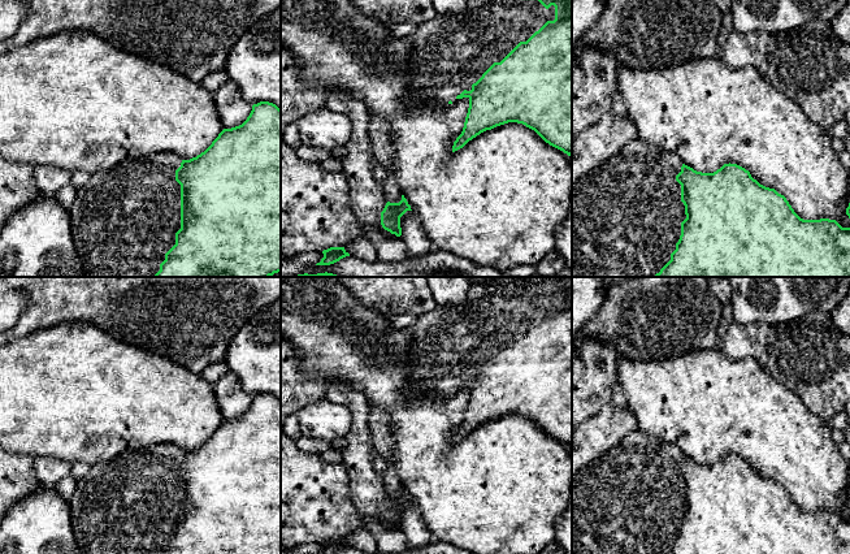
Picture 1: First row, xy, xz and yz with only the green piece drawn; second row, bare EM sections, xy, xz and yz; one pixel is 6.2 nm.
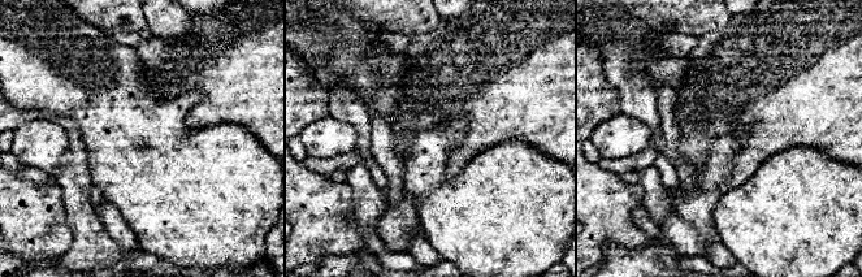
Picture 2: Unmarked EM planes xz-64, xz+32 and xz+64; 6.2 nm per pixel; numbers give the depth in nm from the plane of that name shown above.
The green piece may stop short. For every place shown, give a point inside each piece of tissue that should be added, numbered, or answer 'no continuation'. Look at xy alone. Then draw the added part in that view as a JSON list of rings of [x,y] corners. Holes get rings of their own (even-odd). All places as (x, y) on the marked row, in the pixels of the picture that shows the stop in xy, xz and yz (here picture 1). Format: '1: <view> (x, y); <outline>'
1: xy (124, 220); [[[162,152],[123,161],[110,169],[90,174],[87,183],[77,190],[74,204],[69,209],[70,233],[87,277],[153,277],[160,270],[160,264],[165,260],[165,254],[175,244],[175,233],[181,229],[181,185],[175,181],[175,170],[183,160],[186,159]]]

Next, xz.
1: xz (450, 53); [[[468,0],[467,9],[459,16],[439,14],[428,22],[416,25],[406,36],[412,44],[409,61],[409,94],[407,100],[417,109],[456,101],[464,90],[470,91],[482,74],[494,64],[500,62],[520,42],[526,42],[547,21],[555,20],[555,7],[546,9],[538,0]]]

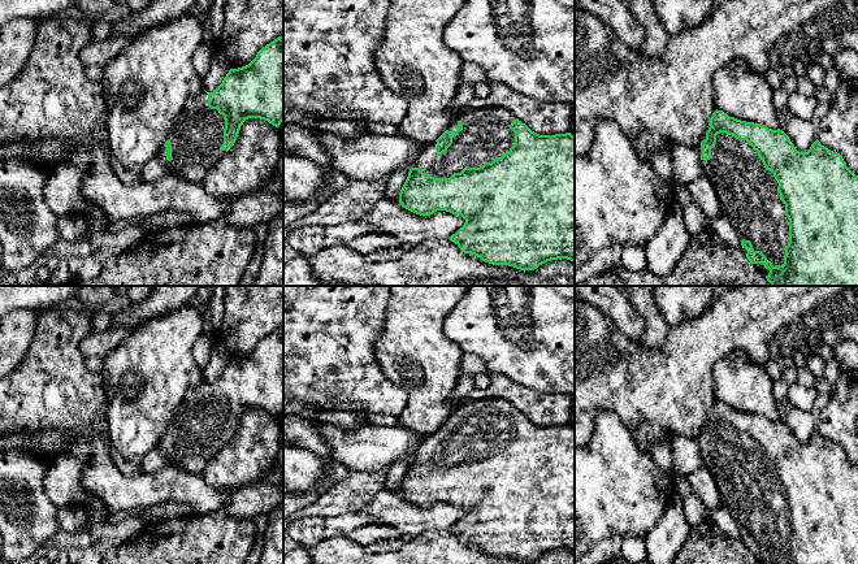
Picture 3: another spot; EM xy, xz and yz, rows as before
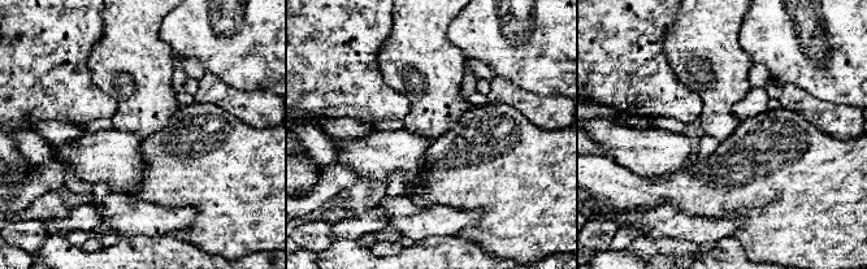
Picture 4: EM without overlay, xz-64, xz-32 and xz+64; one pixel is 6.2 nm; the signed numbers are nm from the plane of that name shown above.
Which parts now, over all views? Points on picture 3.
1: yz (746, 191); [[[720,133],[711,148],[711,159],[701,160],[701,165],[703,175],[716,191],[720,214],[731,221],[740,242],[750,240],[754,251],[760,251],[774,266],[783,265],[789,243],[789,220],[785,204],[780,200],[779,183],[774,173],[764,168],[758,152],[746,140]]]

